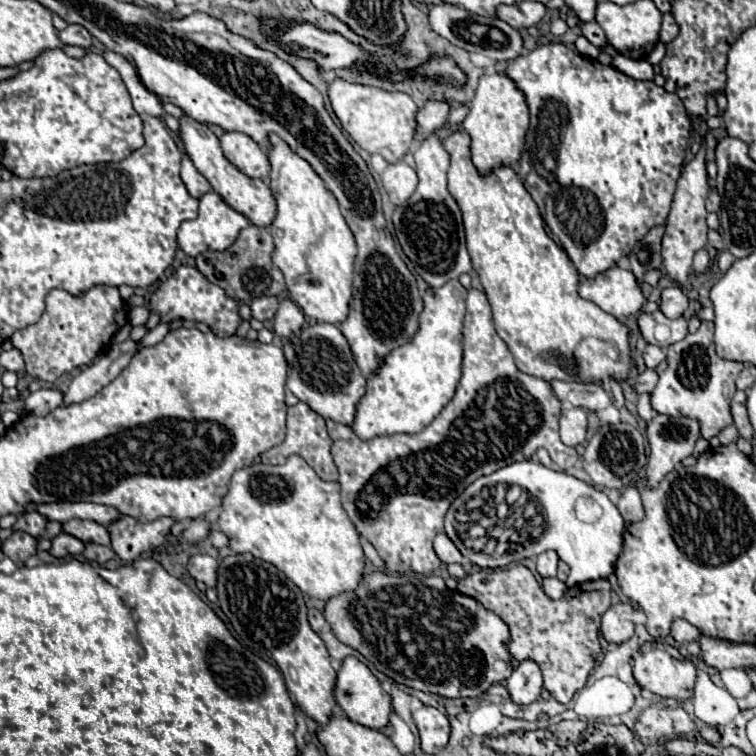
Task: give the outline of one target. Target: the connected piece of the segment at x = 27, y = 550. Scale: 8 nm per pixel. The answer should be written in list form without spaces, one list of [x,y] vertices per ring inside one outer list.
[[[13,531],[13,535],[7,541],[3,541],[1,549],[15,563],[25,563],[31,555],[37,553],[37,539],[31,537],[29,533]]]

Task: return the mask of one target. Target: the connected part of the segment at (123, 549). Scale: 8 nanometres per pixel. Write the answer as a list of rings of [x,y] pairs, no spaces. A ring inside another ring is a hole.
[[[123,517],[107,525],[111,533],[111,547],[123,561],[135,561],[165,543],[169,529],[173,525],[171,517],[159,517],[151,523],[141,523],[133,517]]]

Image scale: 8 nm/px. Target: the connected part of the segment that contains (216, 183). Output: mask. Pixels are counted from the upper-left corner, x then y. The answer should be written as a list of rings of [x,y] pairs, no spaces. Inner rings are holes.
[[[189,117],[181,119],[181,137],[185,143],[185,151],[191,157],[193,165],[197,167],[197,171],[211,183],[213,191],[217,195],[221,195],[221,199],[235,211],[239,211],[241,215],[245,215],[249,219],[251,225],[259,225],[259,227],[269,227],[273,223],[273,217],[277,215],[277,203],[275,197],[269,189],[269,185],[261,179],[251,179],[247,175],[243,175],[237,167],[233,167],[219,145],[219,139],[215,137],[213,131],[209,131],[207,125],[197,123]]]

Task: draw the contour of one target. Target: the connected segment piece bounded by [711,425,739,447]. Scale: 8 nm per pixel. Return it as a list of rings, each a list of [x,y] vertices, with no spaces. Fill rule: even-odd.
[[[731,425],[731,427],[725,427],[715,439],[711,439],[711,445],[717,447],[717,445],[729,445],[729,443],[737,443],[739,439],[739,431]]]

